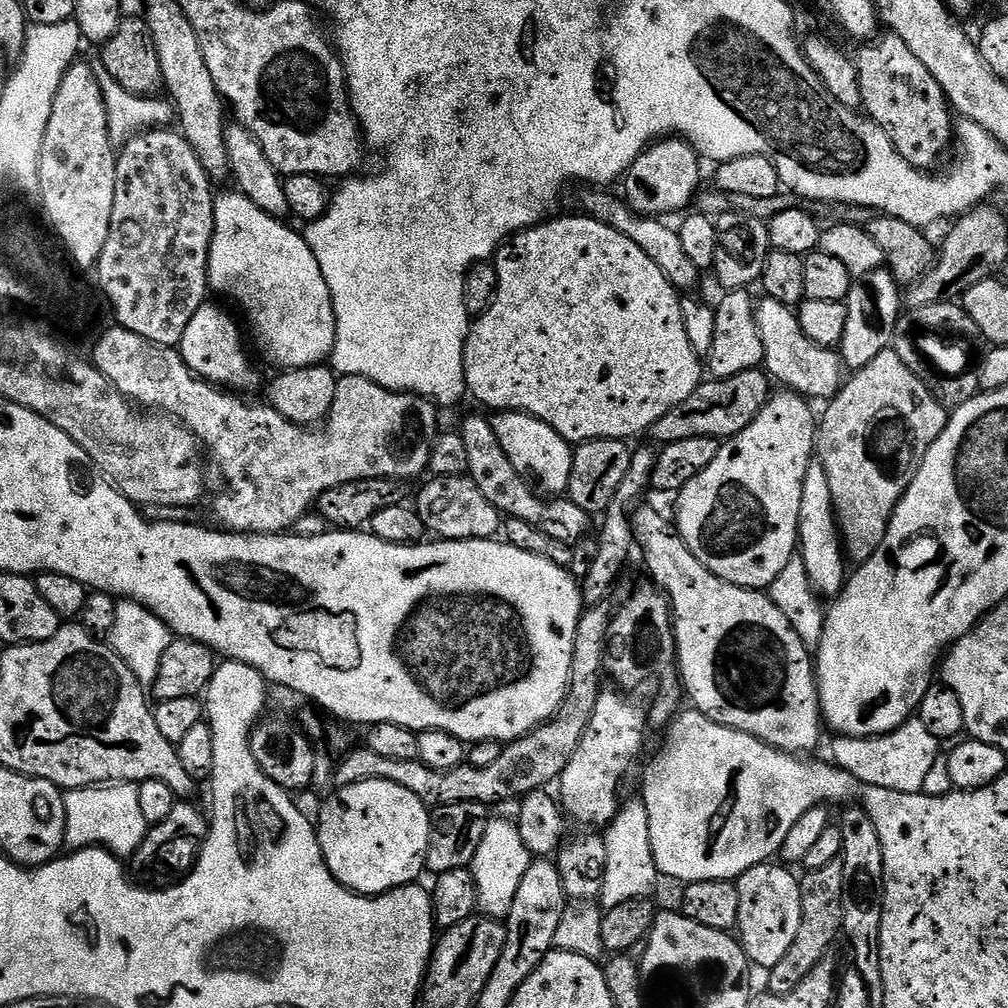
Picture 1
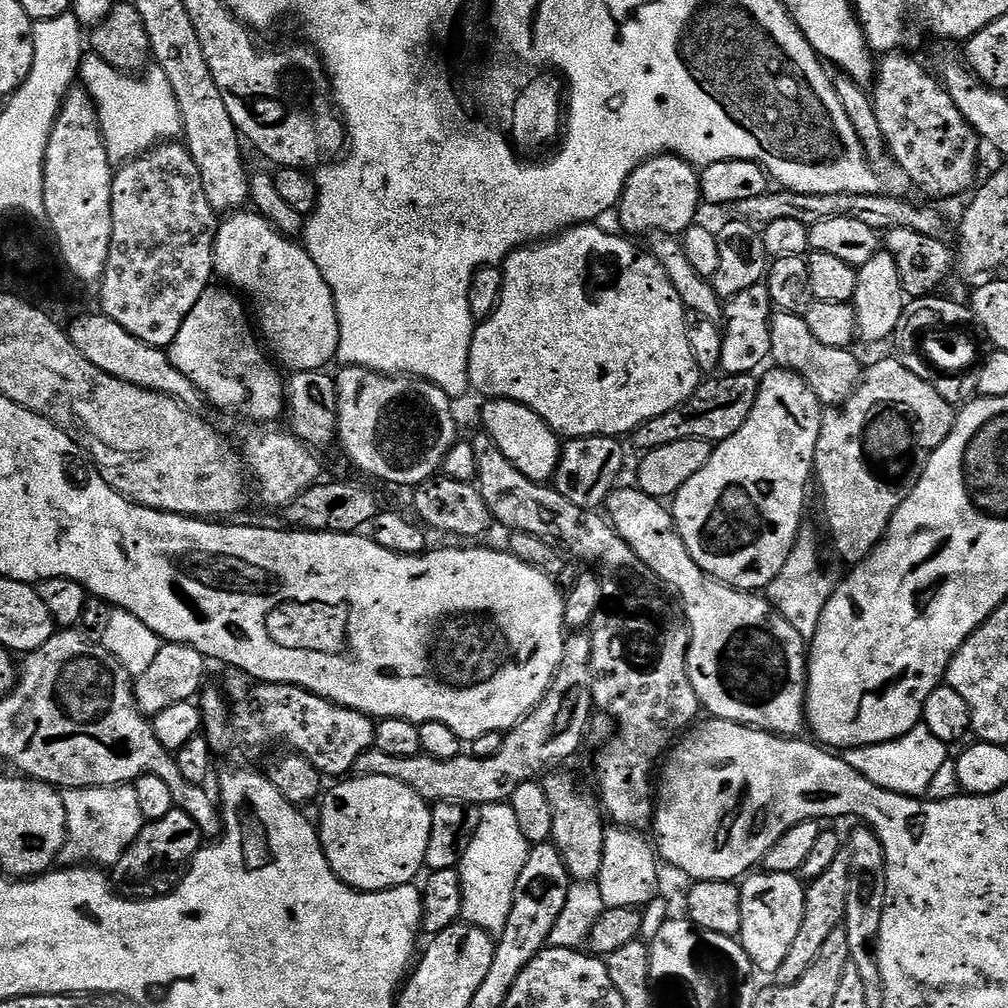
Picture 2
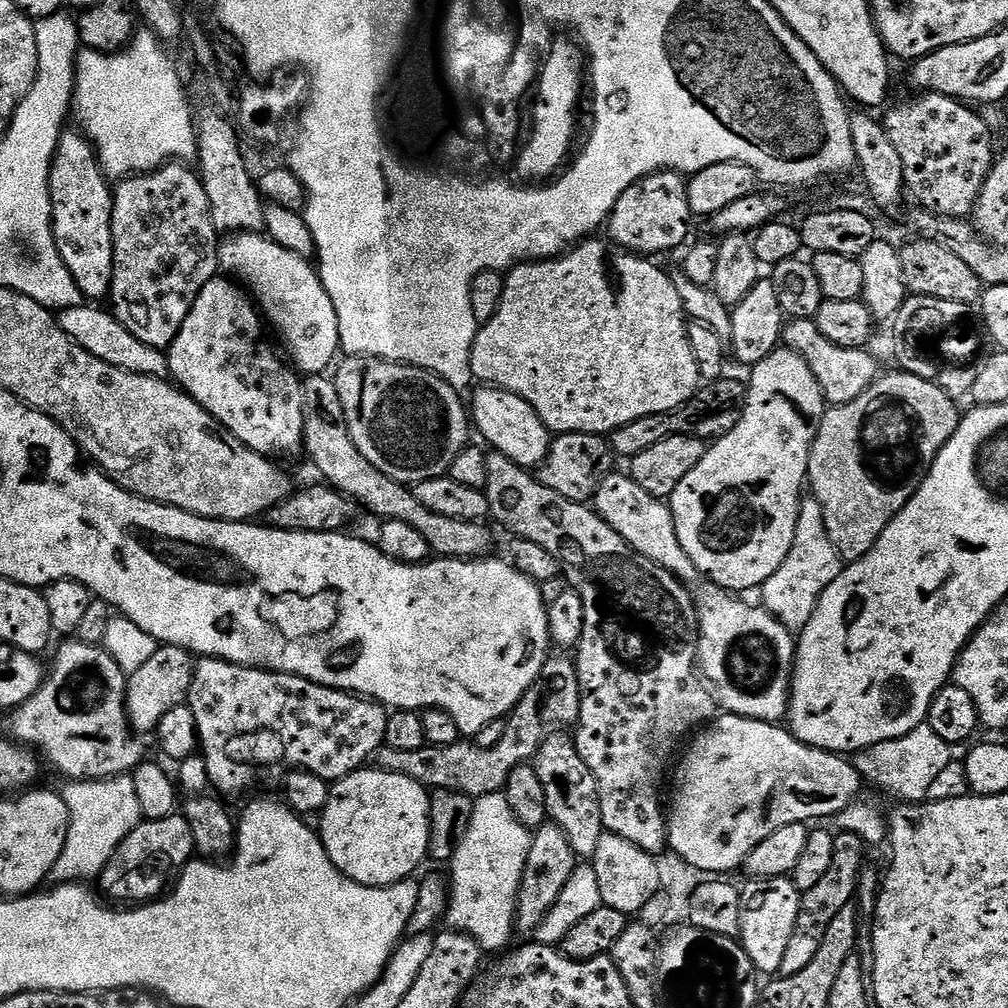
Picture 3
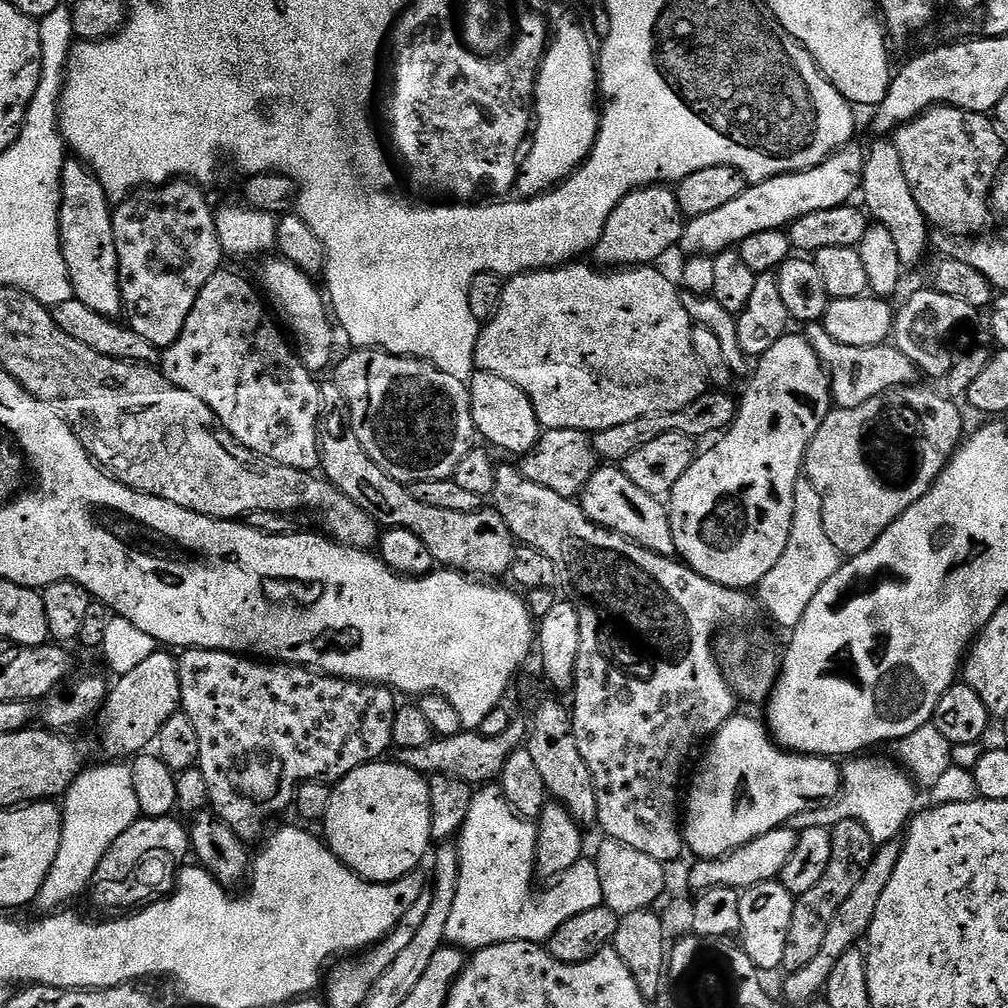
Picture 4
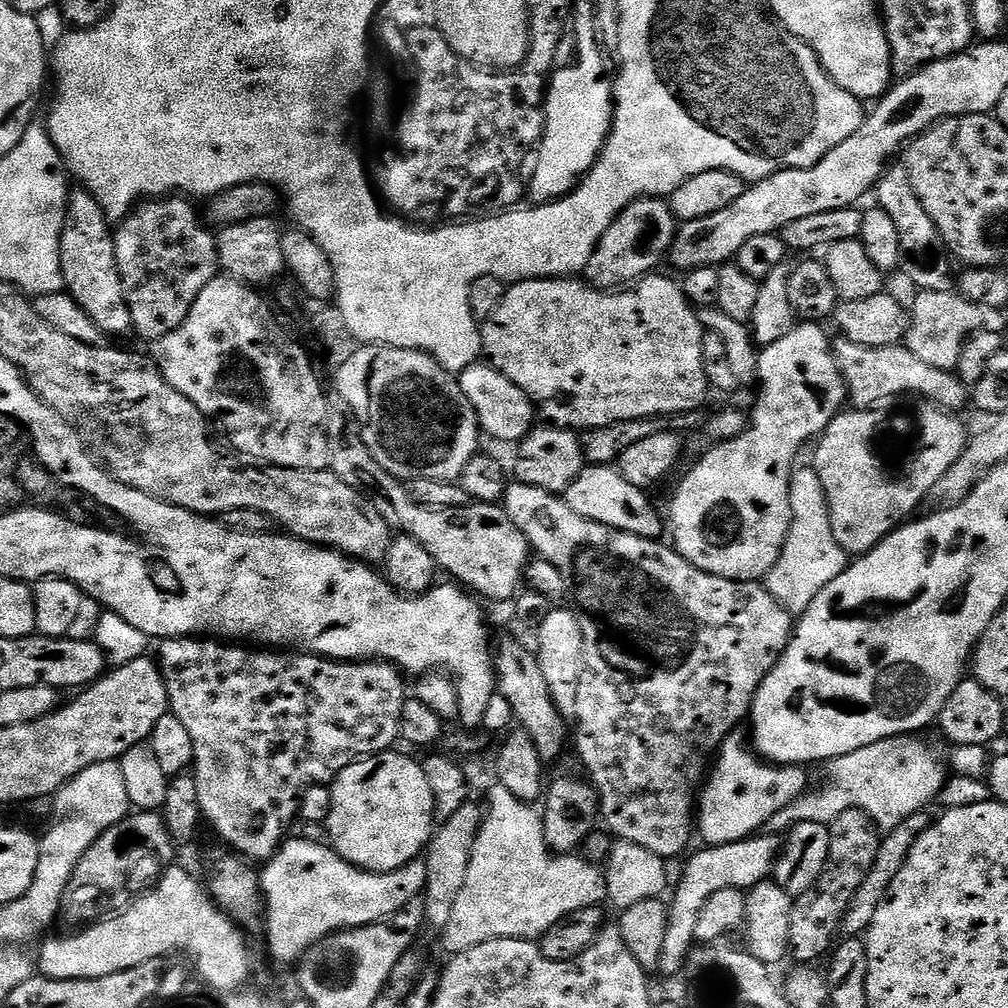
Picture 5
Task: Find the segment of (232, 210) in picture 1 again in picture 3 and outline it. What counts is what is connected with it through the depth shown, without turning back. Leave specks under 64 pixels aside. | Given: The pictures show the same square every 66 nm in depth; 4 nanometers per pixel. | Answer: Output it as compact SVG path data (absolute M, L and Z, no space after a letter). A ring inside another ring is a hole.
M260 232L232 234L220 245L220 268L247 289L263 319L276 327L292 355L291 363L301 373L324 374L337 363L342 352L338 314L320 281L319 271L308 264L311 263L305 257L278 246Z

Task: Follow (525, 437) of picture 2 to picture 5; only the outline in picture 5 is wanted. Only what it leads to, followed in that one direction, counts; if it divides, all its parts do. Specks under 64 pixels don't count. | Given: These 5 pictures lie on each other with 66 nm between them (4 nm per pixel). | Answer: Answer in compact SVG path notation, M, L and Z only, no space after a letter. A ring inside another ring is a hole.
M477 362L459 373L458 379L462 386L462 394L466 394L470 406L474 406L485 437L493 436L504 444L516 446L532 431L538 420L537 409L524 391L514 386L510 378L506 378L506 374L502 374L487 362Z

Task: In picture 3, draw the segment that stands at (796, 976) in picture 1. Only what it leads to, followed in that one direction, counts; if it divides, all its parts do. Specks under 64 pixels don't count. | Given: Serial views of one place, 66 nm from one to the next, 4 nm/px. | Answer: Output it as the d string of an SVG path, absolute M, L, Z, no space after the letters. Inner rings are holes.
M836 832L835 838L834 859L830 862L830 870L826 870L825 876L800 897L798 922L794 922L794 934L790 934L790 943L786 945L779 975L793 976L798 974L798 970L806 970L806 965L814 962L818 946L822 946L822 938L826 935L826 929L830 927L830 921L842 910L842 906L853 903L856 883L861 870L866 866L866 845L864 839L853 832Z

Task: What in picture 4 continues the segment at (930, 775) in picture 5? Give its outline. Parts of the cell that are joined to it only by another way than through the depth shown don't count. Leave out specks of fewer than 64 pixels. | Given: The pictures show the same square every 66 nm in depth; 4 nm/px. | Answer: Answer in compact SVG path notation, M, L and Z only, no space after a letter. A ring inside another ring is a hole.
M860 754L849 759L842 768L840 795L814 810L790 818L787 828L799 834L811 828L831 830L838 822L857 820L866 826L866 830L870 830L870 838L877 846L897 839L917 811L918 788L913 777L895 759L883 760L880 756L872 755L876 754Z

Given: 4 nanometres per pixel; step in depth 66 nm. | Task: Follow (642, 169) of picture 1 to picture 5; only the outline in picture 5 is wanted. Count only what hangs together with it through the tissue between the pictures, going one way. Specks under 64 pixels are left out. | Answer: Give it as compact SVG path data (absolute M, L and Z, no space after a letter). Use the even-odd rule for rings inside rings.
M643 196L626 210L622 210L616 221L602 234L586 269L587 283L601 290L620 290L635 285L636 281L655 273L660 263L672 251L678 221L670 210L667 199L659 196Z

